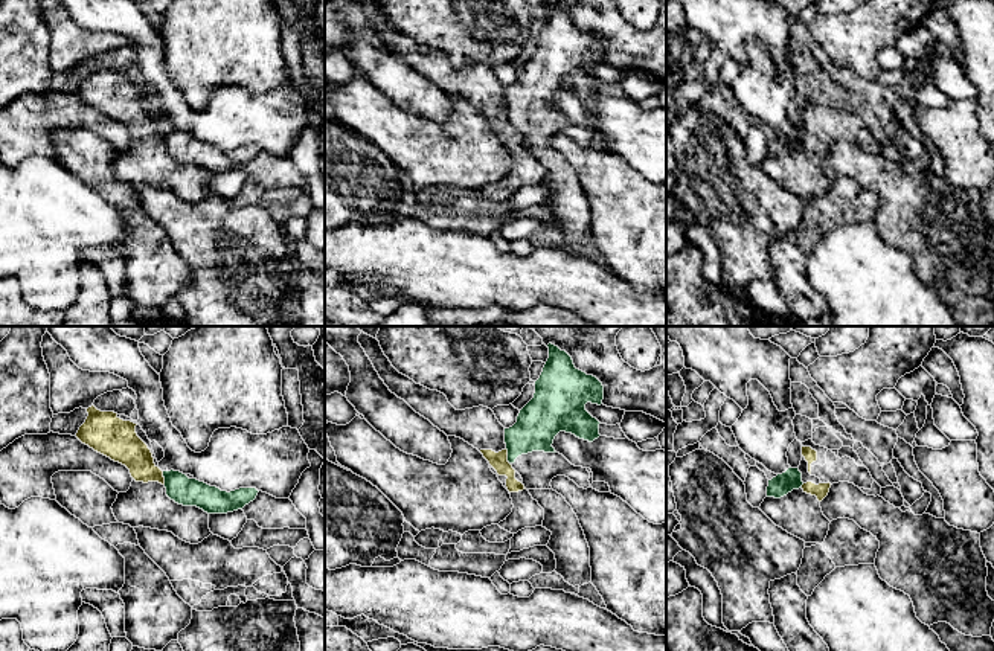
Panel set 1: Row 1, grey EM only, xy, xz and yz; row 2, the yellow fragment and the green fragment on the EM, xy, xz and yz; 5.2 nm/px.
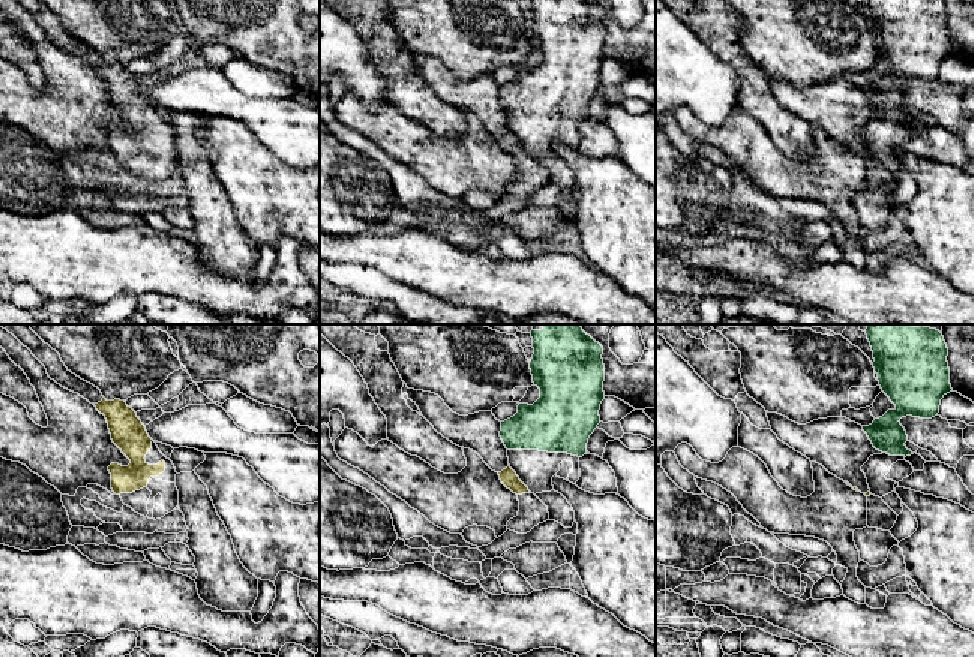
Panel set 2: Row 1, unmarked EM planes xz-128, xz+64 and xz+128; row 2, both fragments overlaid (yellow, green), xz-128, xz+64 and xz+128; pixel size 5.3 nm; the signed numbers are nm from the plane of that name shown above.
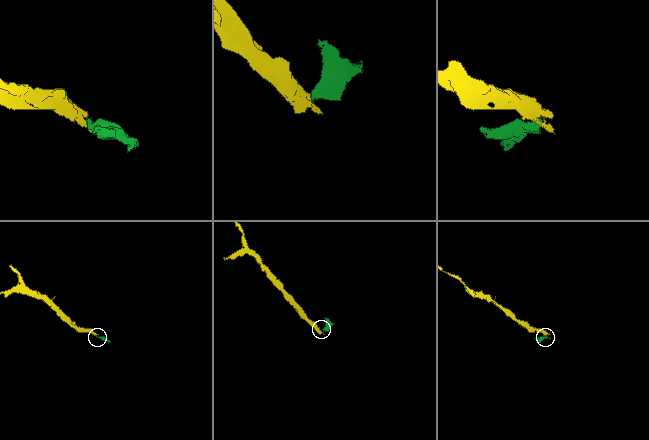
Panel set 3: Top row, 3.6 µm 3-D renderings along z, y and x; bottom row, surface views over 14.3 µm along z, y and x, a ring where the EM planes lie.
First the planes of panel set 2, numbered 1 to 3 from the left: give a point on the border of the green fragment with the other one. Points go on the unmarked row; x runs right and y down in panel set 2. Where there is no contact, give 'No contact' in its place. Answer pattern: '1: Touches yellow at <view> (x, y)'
1: No contact
2: No contact
3: No contact

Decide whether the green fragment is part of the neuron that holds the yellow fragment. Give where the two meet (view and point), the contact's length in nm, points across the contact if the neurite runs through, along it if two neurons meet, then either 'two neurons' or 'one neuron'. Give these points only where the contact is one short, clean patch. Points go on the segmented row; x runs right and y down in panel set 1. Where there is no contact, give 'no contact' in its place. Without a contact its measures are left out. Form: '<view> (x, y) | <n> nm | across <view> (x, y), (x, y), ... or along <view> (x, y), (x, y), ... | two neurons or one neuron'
xz (506, 456) | 90 nm | along xz (505, 448), (509, 464) | two neurons

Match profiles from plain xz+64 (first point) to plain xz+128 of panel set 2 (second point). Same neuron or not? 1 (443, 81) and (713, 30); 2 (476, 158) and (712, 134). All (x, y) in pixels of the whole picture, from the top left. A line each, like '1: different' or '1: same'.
1: different
2: same

